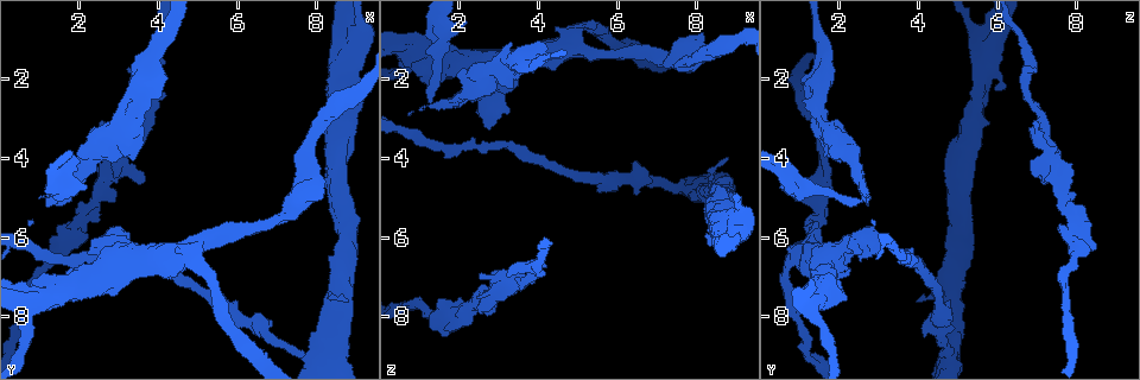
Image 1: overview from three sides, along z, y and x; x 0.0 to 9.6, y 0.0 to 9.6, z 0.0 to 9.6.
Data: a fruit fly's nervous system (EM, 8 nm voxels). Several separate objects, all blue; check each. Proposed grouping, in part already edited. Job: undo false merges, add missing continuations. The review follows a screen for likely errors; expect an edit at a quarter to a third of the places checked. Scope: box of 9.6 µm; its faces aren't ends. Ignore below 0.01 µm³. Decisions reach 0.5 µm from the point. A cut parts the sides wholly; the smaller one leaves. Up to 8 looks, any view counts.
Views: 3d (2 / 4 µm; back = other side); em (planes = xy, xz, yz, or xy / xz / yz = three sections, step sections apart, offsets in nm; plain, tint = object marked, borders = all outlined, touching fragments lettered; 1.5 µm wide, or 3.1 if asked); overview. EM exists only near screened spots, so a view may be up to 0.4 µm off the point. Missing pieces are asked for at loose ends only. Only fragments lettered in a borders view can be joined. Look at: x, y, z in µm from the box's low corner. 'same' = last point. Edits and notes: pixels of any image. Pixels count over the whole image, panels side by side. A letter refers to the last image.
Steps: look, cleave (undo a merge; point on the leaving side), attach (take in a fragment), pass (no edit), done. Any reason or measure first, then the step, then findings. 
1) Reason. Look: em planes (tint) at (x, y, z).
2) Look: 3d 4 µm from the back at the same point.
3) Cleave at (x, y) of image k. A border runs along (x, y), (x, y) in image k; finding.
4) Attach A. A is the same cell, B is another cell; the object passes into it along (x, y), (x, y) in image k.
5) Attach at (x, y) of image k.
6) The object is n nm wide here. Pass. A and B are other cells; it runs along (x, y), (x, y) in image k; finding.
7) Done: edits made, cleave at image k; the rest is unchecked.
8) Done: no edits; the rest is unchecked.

Look: em xz step 8 (borders) at (8.10, 4.80, 0.90).

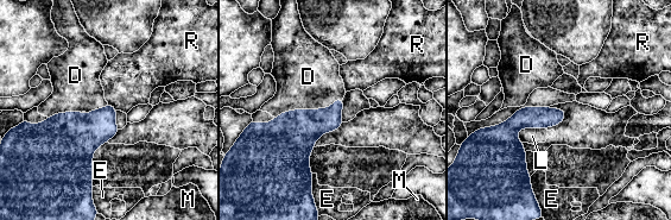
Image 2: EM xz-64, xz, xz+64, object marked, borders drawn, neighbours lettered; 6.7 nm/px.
Look: em planes (borders) at the same point.

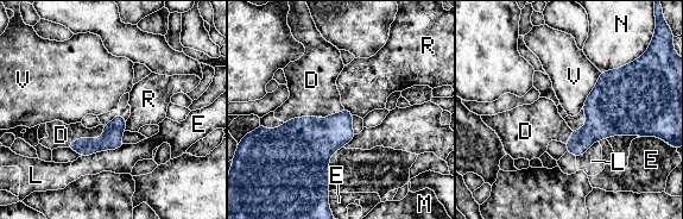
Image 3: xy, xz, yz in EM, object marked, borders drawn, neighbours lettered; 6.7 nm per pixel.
Attach D. D is the same cell, E, L, M, N, R and V are other cells; the object passes into it along (113, 131), (89, 138), (61, 135) in image 3; the neuron continues.

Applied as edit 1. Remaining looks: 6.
Free end. Look: em planes (borders) at (8.80, 7.55, 3.95).

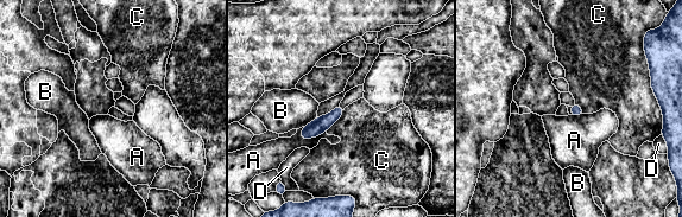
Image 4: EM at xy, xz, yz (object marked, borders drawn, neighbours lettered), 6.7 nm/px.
Pass. A, B, C and D are other cells; a border runs along (345, 109), (326, 131) in image 4; no lettered fragment goes on from it.

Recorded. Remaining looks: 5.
Done: edits made, attach at image 3; the rest is unchecked.

